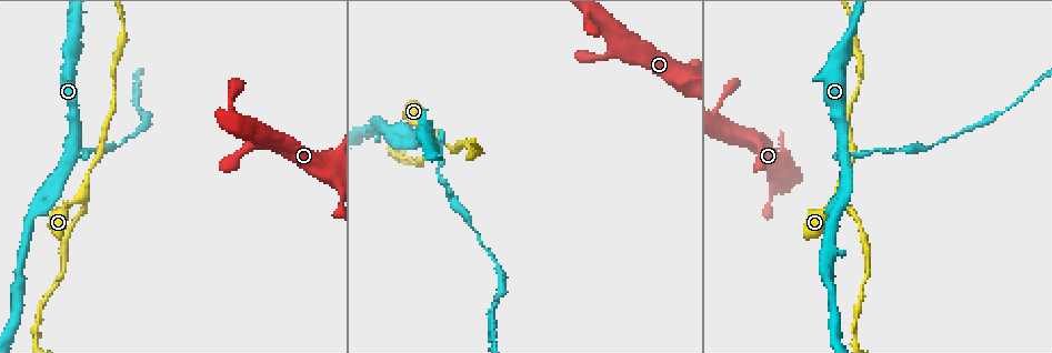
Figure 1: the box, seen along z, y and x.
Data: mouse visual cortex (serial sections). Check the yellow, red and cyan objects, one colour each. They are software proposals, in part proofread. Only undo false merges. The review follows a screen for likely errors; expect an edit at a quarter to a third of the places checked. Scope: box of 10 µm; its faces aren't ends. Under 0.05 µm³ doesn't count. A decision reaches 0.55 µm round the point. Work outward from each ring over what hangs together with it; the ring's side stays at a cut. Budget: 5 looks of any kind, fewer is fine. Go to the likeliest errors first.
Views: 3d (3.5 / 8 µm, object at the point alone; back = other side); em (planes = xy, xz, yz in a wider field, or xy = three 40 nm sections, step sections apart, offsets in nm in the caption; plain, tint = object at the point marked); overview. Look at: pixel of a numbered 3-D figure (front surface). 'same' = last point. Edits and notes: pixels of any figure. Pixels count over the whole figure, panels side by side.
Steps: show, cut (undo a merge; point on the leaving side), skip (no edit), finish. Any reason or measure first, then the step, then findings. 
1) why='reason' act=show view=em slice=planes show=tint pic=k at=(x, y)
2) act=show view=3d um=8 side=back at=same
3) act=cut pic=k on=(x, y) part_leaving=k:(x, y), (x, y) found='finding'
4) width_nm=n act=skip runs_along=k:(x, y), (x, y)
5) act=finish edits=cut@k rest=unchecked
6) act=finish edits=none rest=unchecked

why='two arms in line, one across' act=show view=3d um=3.5 pic=1 at=(76, 143)

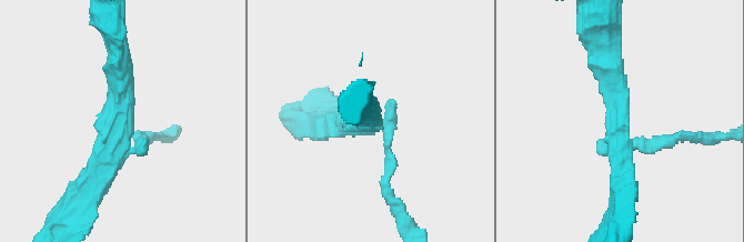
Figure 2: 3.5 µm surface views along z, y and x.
arms=3 arm_widths_nm=150,300,300 act=show view=em slice=xy step=5 show=tint pic=2 at=(118, 121)

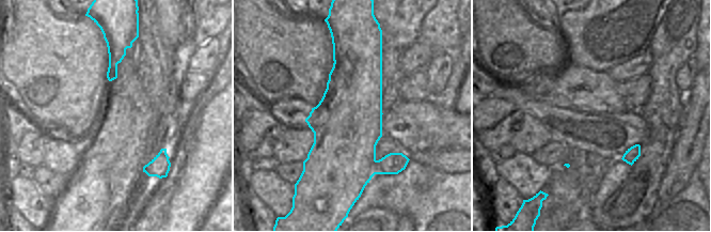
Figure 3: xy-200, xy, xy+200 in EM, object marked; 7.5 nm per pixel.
act=cut pic=2 on=(660, 142) border=3:(377, 160), (375, 173) found='a second cell is stuck on'

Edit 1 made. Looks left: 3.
why='three arms meet' act=show view=3d um=8 side=back pic=1 at=(620, 53)

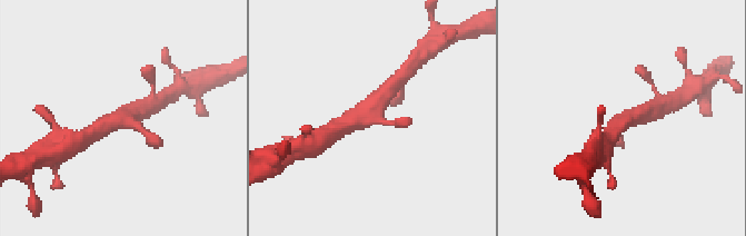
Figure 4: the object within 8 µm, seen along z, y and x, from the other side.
arms=3 arm_widths_nm=250,450,500 why='now the EM' act=show view=em slice=xy step=1 show=tint at=same

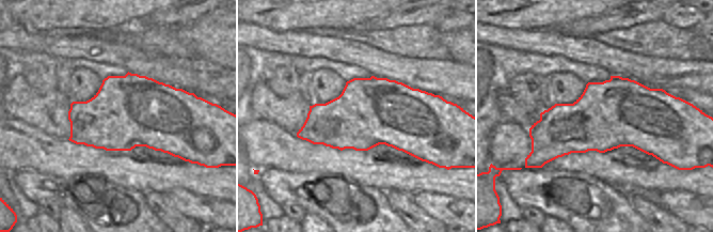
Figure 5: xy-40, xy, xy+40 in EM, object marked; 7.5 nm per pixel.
act=skip runs_along=4:(341, 129), (362, 116), (387, 90) found='all the same cell'

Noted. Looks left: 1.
act=finish edits=cut@2 rest=unchecked

